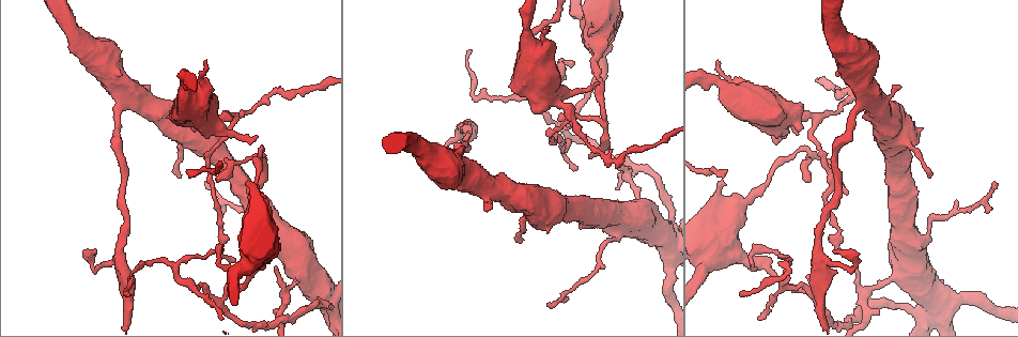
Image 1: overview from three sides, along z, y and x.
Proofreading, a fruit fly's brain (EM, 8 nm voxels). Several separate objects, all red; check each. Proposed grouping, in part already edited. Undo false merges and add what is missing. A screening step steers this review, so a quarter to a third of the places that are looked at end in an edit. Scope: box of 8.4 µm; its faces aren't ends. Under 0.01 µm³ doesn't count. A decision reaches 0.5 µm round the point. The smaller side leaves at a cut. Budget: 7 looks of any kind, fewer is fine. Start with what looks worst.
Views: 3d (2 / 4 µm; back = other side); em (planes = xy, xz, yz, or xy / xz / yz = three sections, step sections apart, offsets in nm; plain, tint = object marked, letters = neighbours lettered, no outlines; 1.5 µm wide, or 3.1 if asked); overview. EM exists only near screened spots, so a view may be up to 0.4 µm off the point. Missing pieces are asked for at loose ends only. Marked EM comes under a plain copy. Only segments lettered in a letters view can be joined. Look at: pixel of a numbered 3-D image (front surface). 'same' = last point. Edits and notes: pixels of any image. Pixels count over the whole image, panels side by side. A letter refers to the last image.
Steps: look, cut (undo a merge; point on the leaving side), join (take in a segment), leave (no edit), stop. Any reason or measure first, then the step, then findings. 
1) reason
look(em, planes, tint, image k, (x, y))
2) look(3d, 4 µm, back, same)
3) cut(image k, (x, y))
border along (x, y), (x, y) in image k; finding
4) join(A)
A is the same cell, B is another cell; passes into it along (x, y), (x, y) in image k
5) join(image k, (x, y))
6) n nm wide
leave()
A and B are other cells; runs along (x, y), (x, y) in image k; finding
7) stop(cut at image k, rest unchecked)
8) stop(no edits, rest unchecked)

side arm on a straight run
look(3d, 4 µm, image 1, (222, 301))

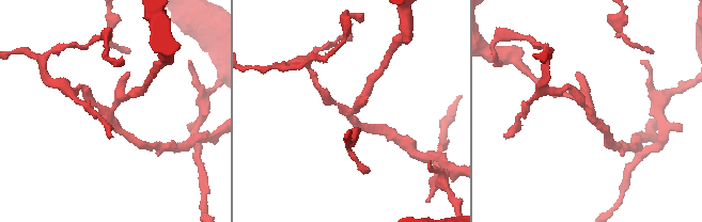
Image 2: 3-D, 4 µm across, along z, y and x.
look(em, planes, letters, image 2, (591, 108))

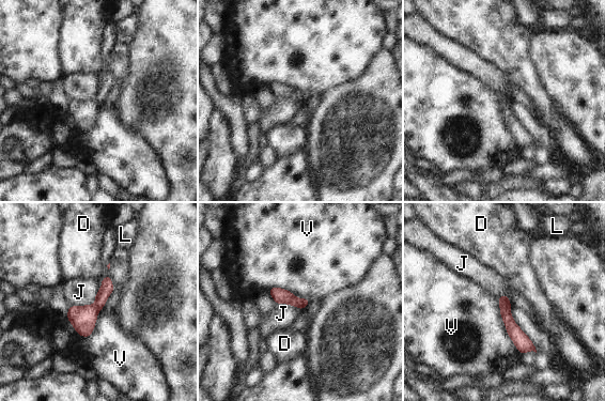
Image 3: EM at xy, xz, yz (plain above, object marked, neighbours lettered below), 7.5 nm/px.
cut(image 3, (280, 295))
D, J, L and V are other cells; the part that leaves runs along (502, 309), (513, 330), (531, 348) in image 3; a second cell is stuck on

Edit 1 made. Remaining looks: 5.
an open end
look(em, planes, letters, image 1, (206, 62))

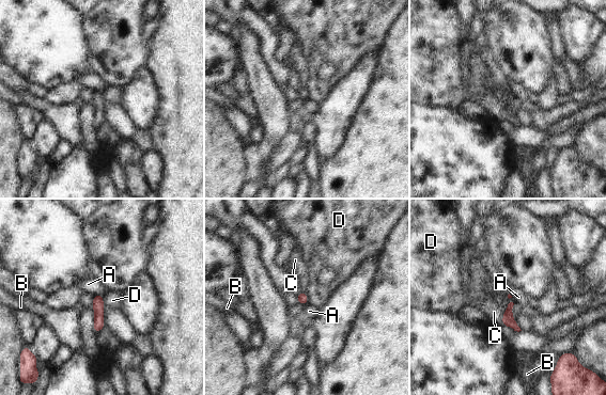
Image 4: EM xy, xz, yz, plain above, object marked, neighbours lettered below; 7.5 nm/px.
leave()
A, B, C and D are other cells; border along (512, 301), (504, 311) in image 4; no lettered segment goes on from it

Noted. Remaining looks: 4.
calibre changes
look(3d, 4 µm, image 1, (900, 277))

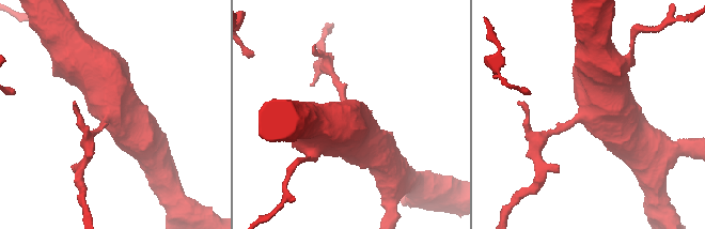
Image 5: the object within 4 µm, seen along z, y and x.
now the EM
look(em, planes, letters, image 5, (586, 115))

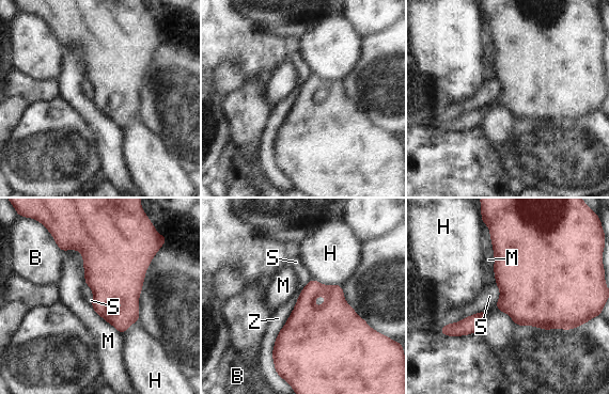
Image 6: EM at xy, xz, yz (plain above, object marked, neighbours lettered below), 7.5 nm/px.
leave()
B, H, M, S and Z are other cells; border along (485, 310), (448, 322), (439, 330) in image 6; all the same cell

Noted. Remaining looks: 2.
stop(cut at image 3, rest unchecked)

